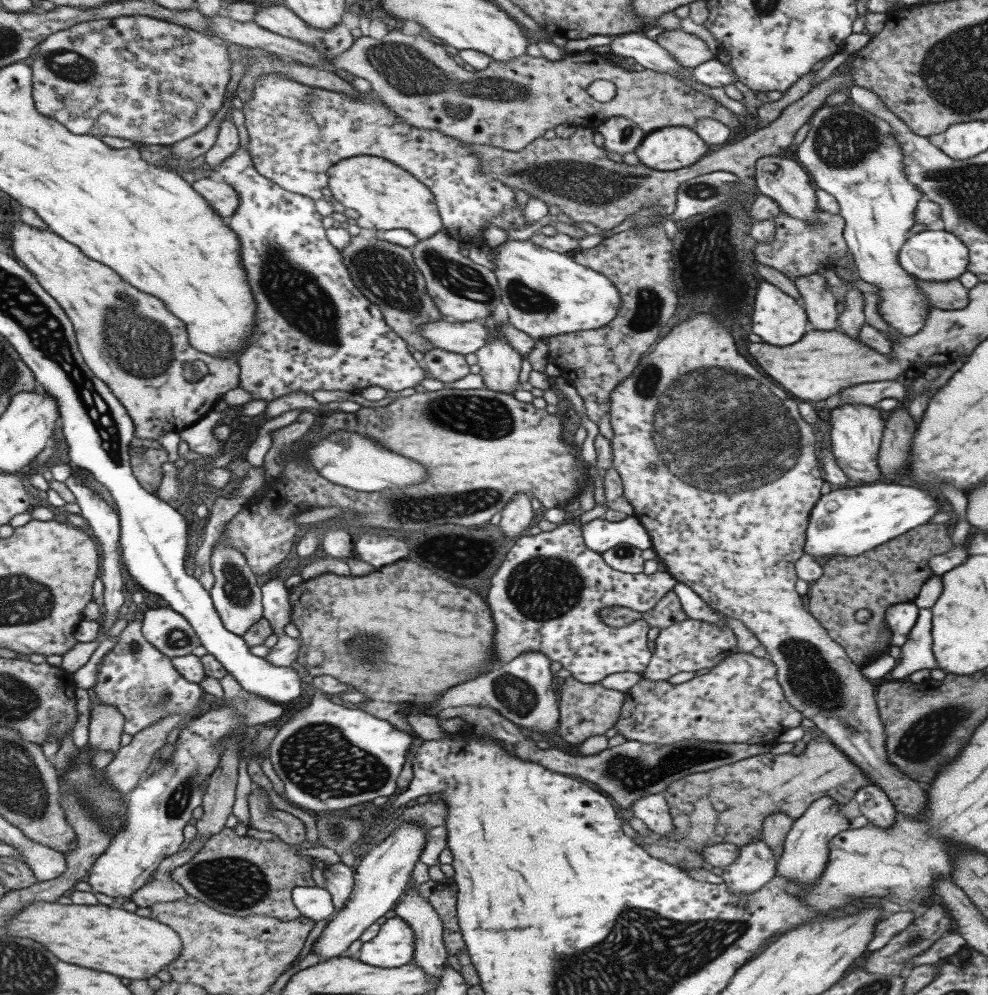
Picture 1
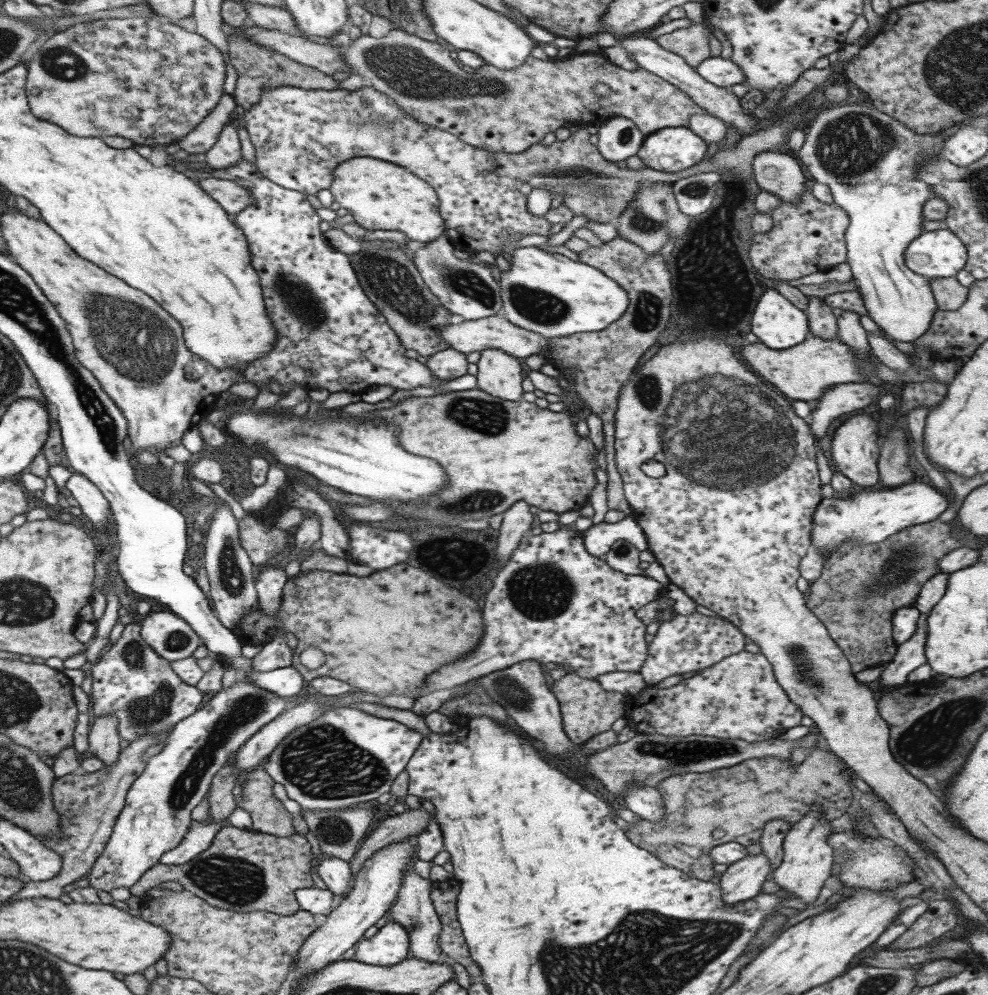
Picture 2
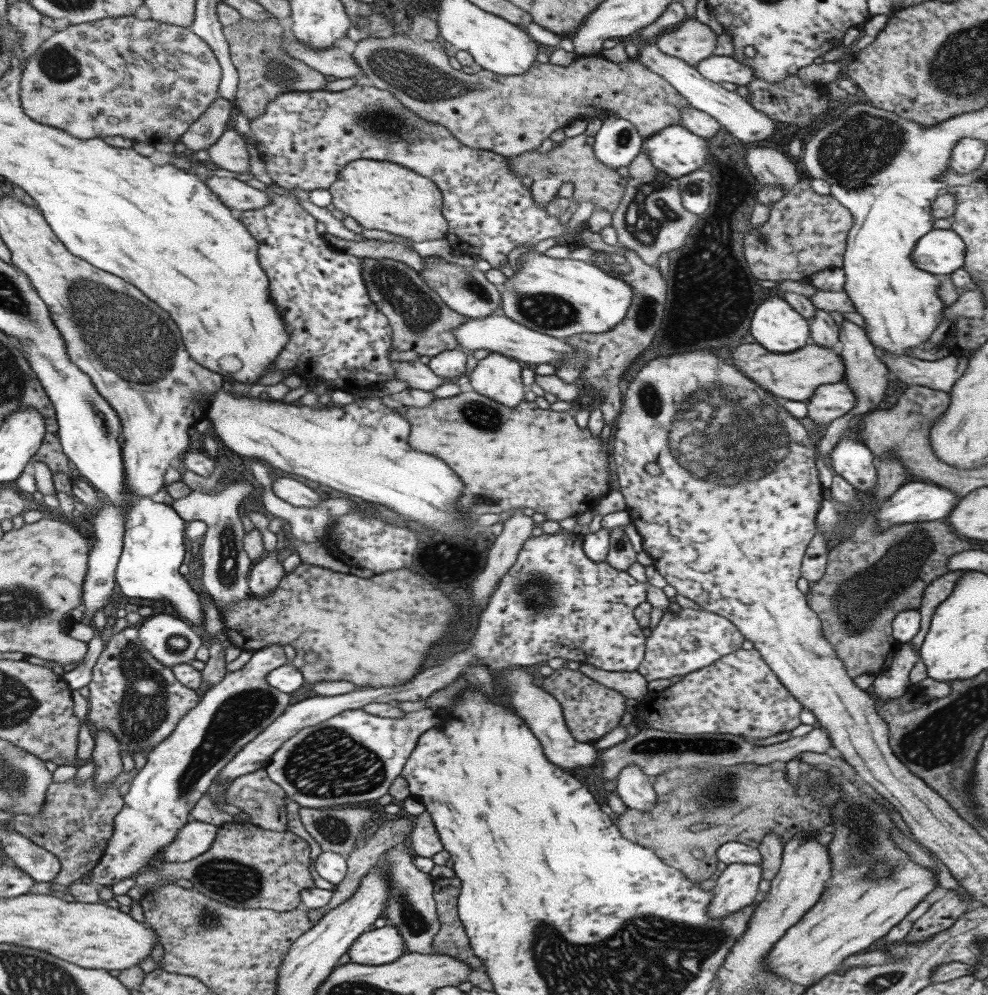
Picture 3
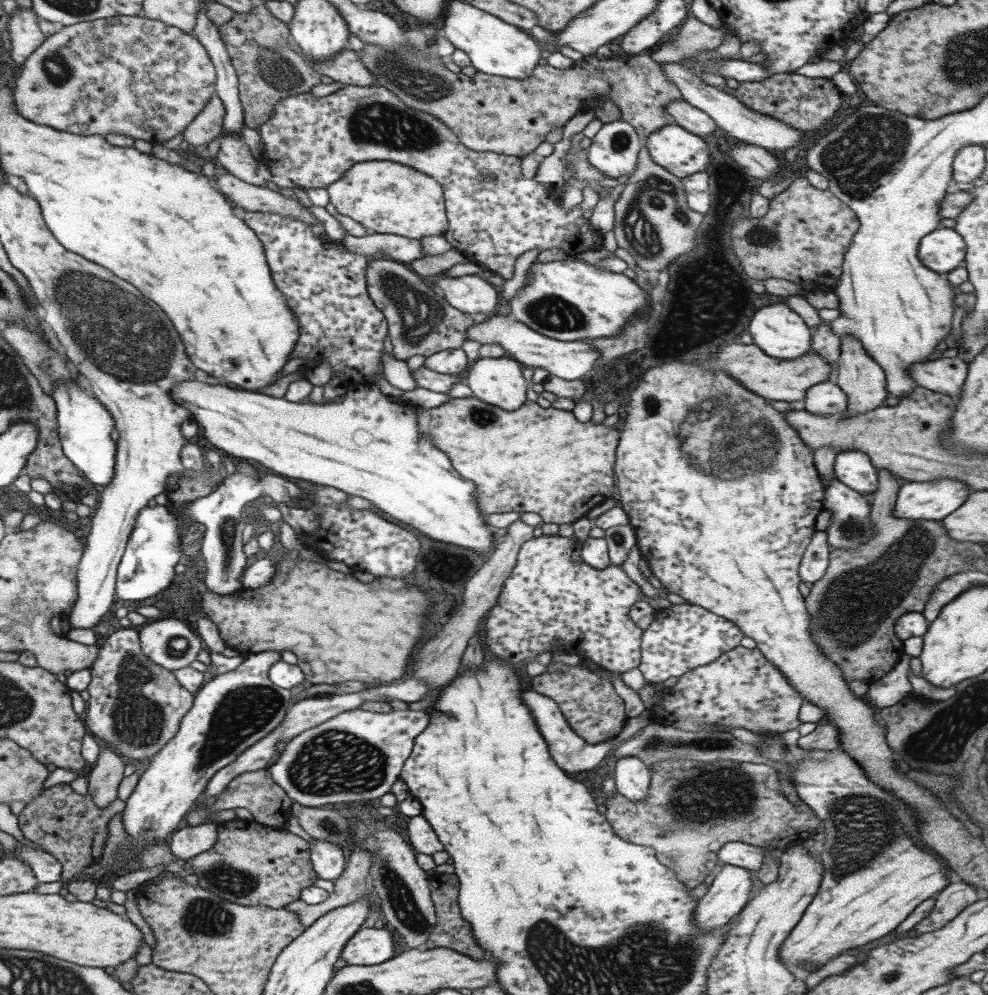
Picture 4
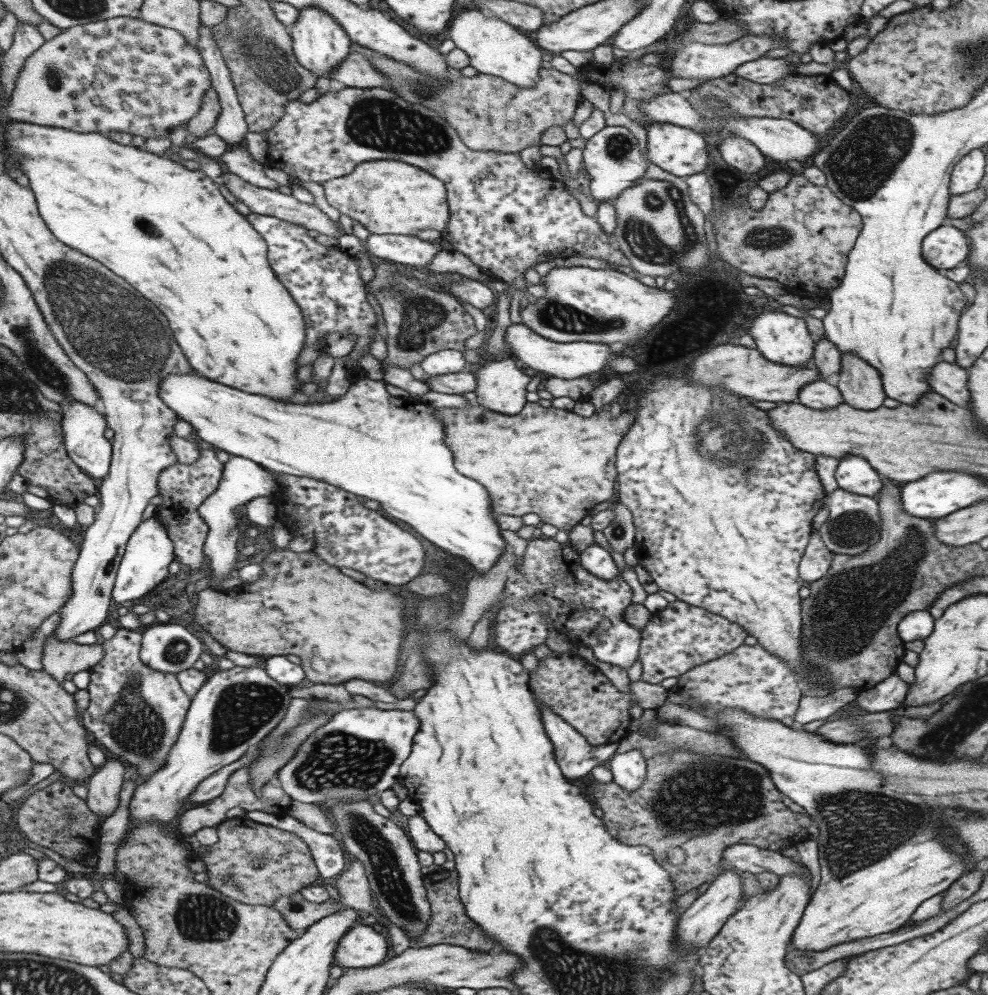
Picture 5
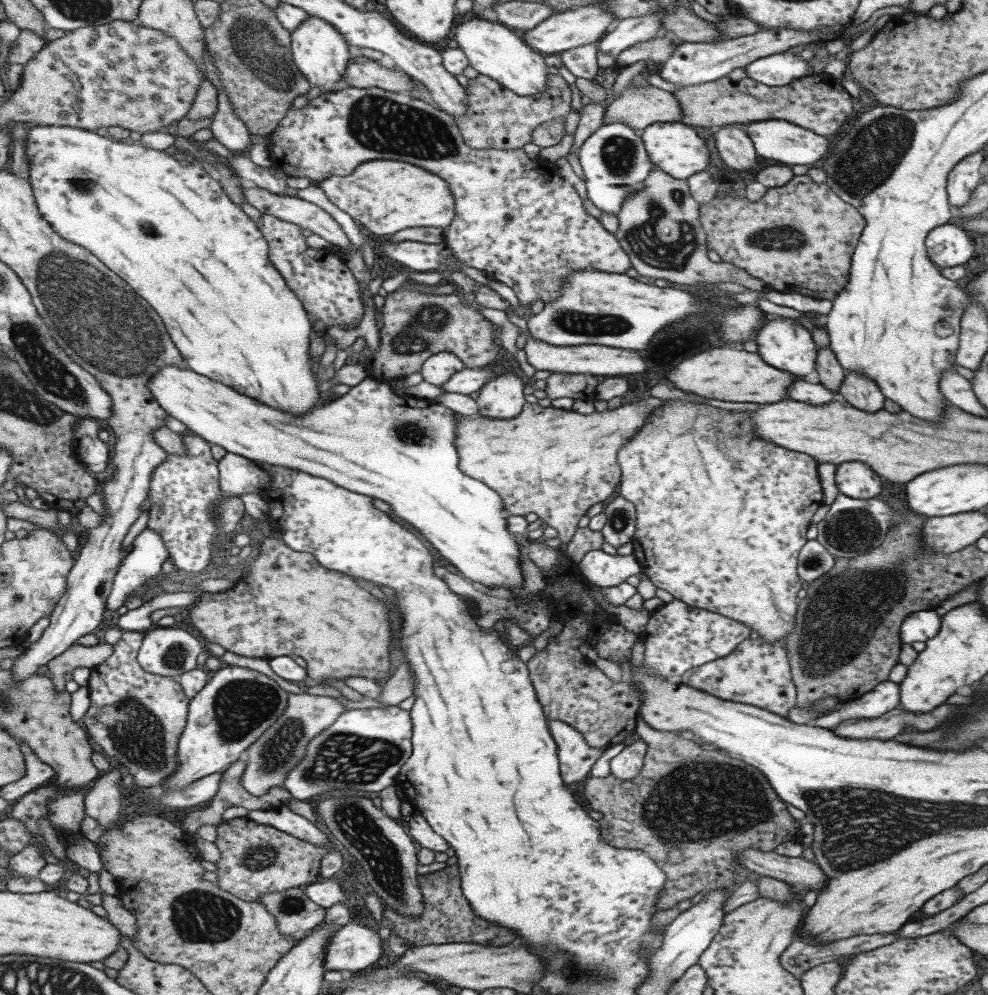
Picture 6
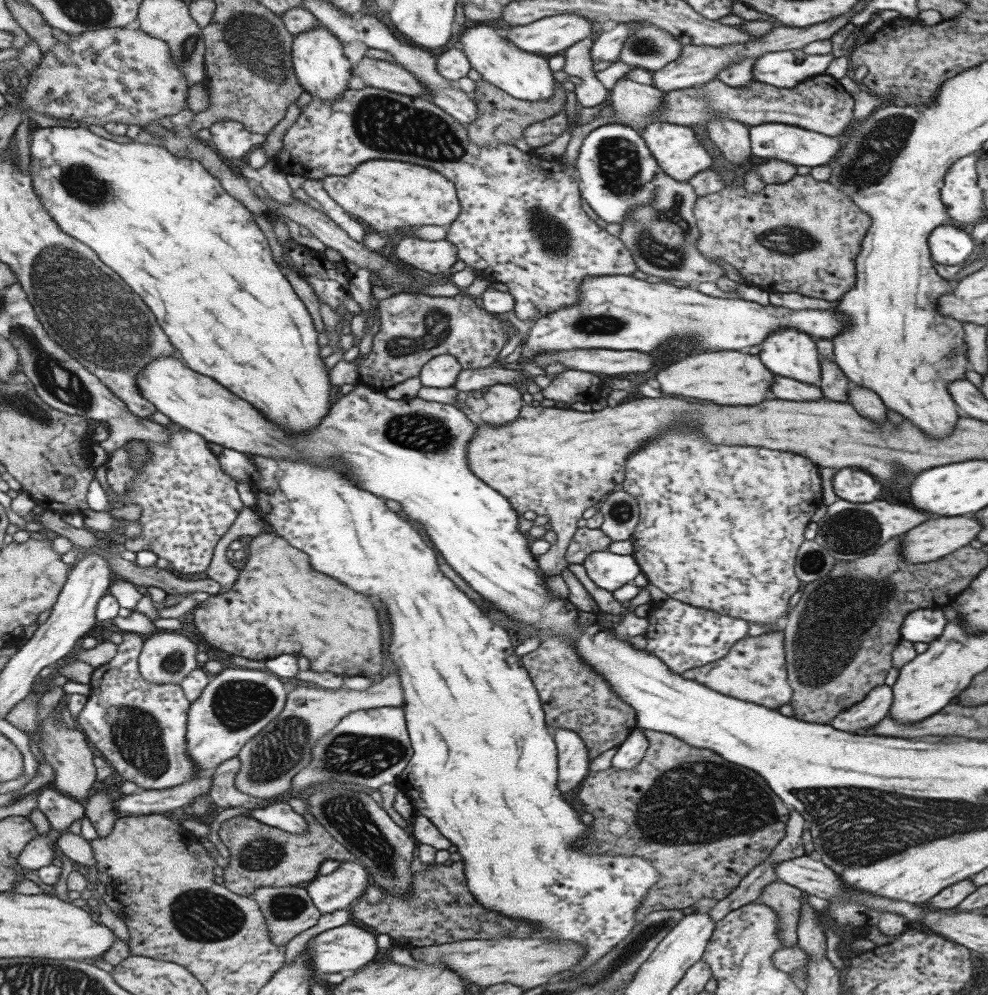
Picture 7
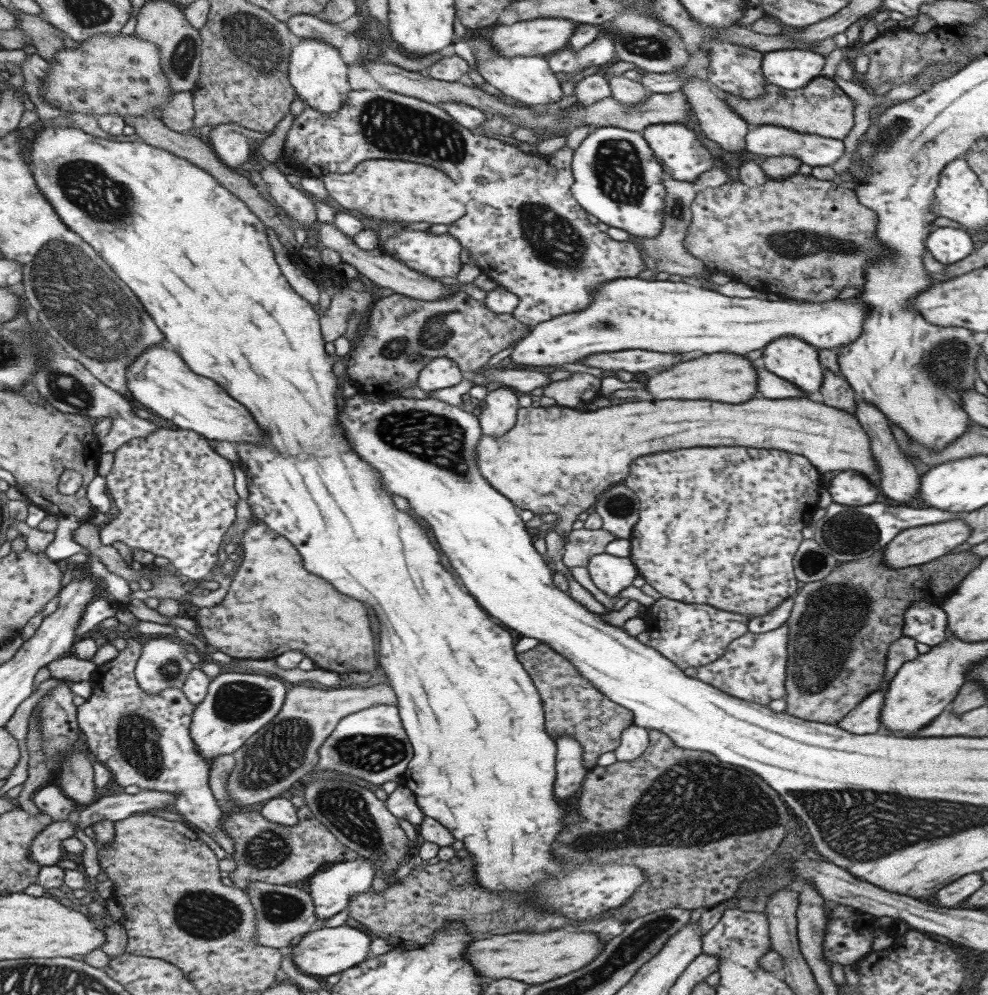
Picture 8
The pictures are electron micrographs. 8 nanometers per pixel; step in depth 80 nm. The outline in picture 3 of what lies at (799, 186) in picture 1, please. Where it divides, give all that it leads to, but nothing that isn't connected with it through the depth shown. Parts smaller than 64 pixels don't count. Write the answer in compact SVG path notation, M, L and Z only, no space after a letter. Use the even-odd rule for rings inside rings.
M747 147L745 164L759 184L789 190L799 181L793 162L781 151L770 147Z

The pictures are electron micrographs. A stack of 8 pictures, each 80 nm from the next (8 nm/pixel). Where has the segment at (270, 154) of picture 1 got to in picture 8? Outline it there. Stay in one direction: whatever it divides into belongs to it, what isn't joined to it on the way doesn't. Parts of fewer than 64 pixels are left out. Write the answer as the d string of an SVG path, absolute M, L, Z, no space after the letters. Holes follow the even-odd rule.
M379 89L349 91L344 103L334 113L325 114L304 107L286 132L282 160L290 164L297 175L308 178L322 178L328 173L346 174L360 162L375 158L417 162L447 174L455 184L455 200L463 204L465 214L448 225L446 234L467 250L468 259L481 273L518 298L511 314L522 325L531 328L561 314L587 309L591 306L590 294L599 284L615 278L635 278L645 269L632 242L615 242L606 232L599 232L572 198L569 190L573 185L572 152L563 145L549 157L525 153L493 137L477 135L459 126L438 105Z

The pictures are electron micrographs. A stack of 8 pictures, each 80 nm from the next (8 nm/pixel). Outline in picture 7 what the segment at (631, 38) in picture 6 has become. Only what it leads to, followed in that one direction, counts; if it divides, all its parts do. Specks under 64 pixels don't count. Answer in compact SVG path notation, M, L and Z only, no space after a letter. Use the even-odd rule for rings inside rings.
M632 22L619 23L609 31L598 33L590 48L592 64L598 60L617 61L623 43L634 32L633 26Z

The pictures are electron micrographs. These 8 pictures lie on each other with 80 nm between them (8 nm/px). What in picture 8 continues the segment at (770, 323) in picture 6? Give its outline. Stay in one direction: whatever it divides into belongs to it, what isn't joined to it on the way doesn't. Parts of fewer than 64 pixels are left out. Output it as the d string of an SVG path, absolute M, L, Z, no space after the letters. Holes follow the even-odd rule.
M779 337L763 347L760 357L765 369L800 388L804 392L803 397L816 397L822 383L823 368L819 364L818 351L814 346L808 345L797 337Z

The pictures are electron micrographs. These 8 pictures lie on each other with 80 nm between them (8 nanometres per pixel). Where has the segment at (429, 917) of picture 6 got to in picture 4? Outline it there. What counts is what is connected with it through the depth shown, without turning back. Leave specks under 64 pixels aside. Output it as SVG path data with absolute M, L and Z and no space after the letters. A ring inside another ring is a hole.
M434 872L428 876L428 883L430 886L430 899L434 904L436 923L431 935L424 942L424 948L431 950L435 947L443 946L475 960L485 958L484 950L476 945L473 938L473 930L468 926L468 922L461 918L457 902L459 883L456 874Z

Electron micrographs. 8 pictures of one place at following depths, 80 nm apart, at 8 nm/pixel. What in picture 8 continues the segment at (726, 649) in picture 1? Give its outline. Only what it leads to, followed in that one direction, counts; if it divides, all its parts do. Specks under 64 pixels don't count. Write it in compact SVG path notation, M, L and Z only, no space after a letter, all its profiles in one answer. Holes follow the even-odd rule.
M665 597L654 600L647 607L645 618L648 629L652 631L646 645L671 660L681 671L704 666L720 658L732 640L747 632L747 622L750 619L742 614L717 610L707 604L687 604Z

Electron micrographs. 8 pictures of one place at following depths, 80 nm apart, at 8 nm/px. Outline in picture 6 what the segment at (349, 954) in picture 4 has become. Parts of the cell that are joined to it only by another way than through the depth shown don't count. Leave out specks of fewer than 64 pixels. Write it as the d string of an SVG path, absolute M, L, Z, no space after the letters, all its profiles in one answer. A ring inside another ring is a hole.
M347 923L329 937L324 954L326 970L357 972L381 956L381 939L365 926Z

